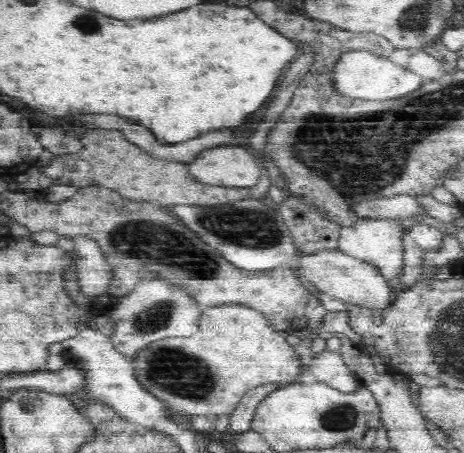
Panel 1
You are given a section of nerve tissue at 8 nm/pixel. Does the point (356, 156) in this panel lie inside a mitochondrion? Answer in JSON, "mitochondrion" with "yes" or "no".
{"mitochondrion":"yes"}

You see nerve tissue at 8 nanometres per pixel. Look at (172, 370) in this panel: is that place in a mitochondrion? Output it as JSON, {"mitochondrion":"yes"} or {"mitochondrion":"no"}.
{"mitochondrion":"yes"}

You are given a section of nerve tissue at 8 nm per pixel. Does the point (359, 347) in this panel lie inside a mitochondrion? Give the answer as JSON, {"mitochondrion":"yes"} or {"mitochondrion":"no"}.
{"mitochondrion":"no"}

